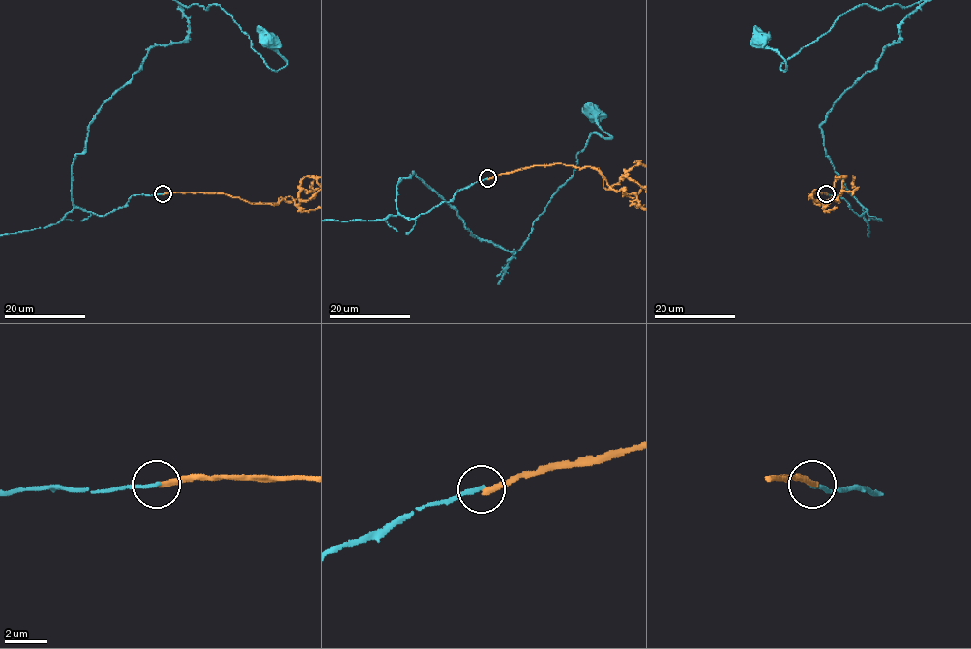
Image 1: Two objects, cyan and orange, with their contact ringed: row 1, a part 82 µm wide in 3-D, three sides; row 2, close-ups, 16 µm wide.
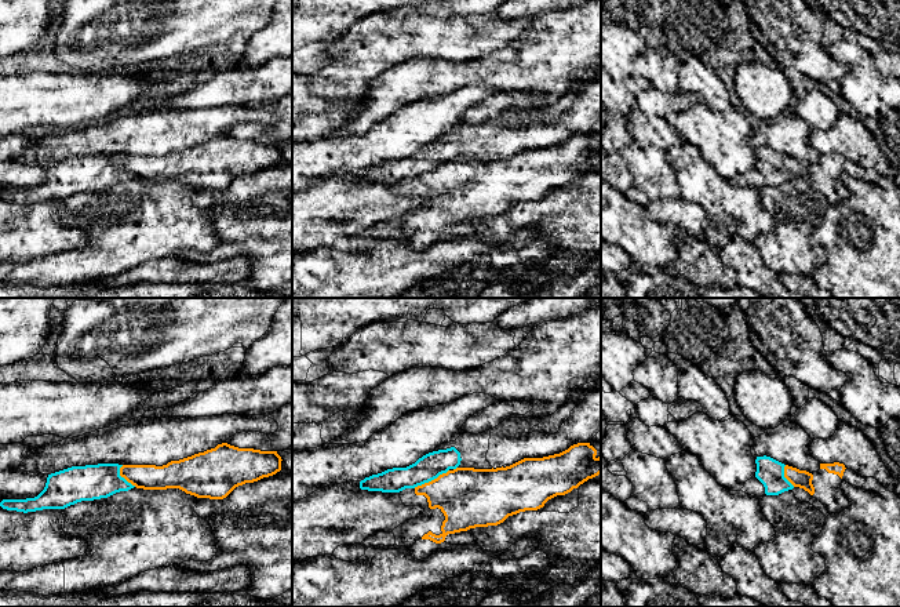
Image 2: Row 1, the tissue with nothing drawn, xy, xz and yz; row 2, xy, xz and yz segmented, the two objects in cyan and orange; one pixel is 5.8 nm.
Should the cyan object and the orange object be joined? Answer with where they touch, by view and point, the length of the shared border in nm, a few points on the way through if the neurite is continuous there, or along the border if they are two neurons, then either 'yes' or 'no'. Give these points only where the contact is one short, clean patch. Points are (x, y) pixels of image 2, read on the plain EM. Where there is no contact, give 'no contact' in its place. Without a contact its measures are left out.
xz (430, 171) | 240 nm | along xz (448, 160), (414, 178) | no

